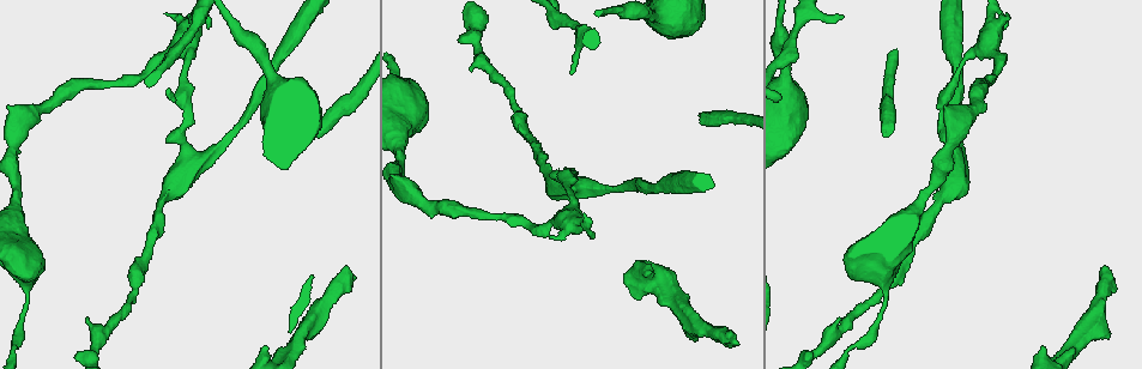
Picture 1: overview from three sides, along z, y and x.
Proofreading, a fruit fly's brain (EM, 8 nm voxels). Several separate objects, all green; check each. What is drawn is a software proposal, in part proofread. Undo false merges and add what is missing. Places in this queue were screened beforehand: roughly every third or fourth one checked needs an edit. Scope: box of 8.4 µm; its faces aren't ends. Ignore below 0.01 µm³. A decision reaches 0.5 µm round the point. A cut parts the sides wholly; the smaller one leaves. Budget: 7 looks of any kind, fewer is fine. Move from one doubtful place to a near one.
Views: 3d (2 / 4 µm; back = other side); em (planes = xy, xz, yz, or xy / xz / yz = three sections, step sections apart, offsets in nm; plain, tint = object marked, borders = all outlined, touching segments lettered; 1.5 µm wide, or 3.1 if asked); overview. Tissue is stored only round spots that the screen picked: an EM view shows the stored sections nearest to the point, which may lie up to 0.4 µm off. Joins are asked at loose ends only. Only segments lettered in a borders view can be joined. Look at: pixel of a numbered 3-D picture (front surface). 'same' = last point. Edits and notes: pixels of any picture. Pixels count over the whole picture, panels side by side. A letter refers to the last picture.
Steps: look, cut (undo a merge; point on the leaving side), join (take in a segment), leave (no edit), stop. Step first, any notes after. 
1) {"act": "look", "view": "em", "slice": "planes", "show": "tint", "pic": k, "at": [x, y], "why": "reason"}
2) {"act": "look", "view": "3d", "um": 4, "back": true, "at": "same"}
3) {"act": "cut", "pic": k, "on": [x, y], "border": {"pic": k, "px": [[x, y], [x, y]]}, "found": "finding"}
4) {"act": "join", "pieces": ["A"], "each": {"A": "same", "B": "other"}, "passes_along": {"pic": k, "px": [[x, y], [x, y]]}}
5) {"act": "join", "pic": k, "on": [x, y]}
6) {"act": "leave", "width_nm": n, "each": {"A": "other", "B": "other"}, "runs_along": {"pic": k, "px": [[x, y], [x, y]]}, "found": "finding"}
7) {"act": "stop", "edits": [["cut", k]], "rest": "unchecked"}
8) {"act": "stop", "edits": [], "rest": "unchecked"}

{"act": "look", "view": "3d", "um": 2, "pic": 1, "at": [943, 128], "why": "narrows sharply"}

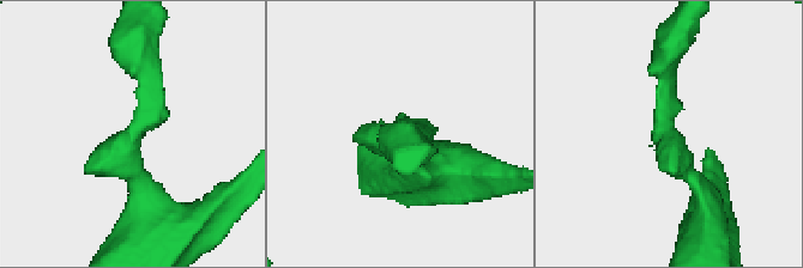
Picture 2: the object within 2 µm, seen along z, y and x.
{"act": "look", "view": "em", "slice": "planes", "show": "borders", "pic": 2, "at": [136, 128], "why": "need the tissue"}

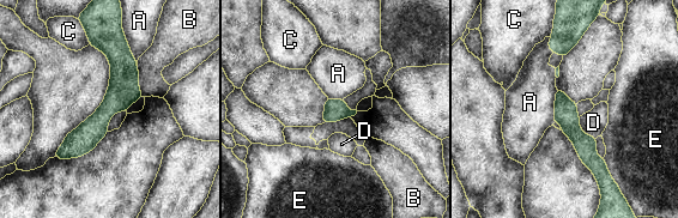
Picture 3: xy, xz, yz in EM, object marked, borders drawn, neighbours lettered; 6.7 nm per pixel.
{"act": "leave", "width_nm": 140, "each": {"A": "other", "B": "other", "C": "other", "D": "other", "E": "other"}, "border": {"pic": 3, "px": [[121, 29], [135, 60], [137, 68]]}, "found": "continuous, no second neuron"}

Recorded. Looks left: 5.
{"act": "look", "view": "em", "slice": "xz", "step": 8, "show": "borders", "pic": 1, "at": [887, 134], "why": "free end"}

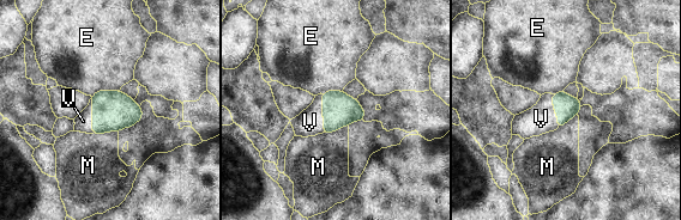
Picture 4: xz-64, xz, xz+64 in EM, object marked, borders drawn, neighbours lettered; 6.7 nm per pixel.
{"act": "join", "pieces": ["V"], "each": {"E": "other", "M": "other", "V": "same"}, "passes_along": {"pic": 4, "px": [[338, 109], [323, 114], [309, 122]]}, "found": "it goes on there"}

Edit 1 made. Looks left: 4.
{"act": "look", "view": "overview"}

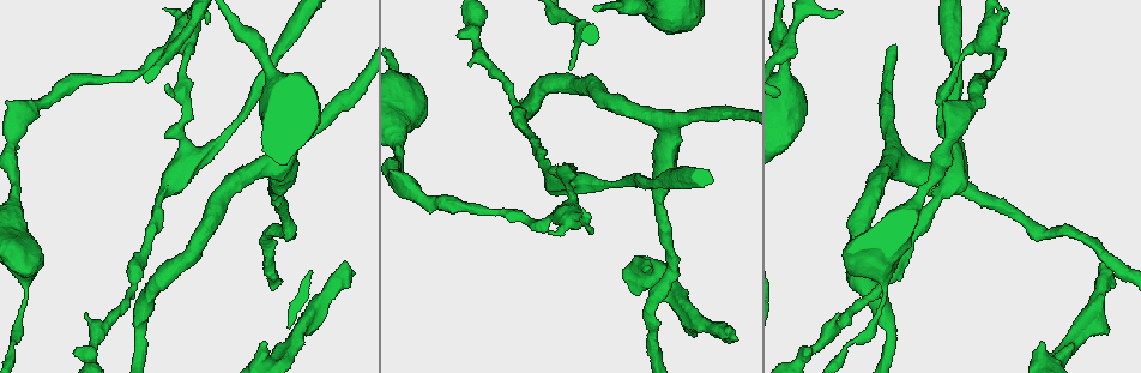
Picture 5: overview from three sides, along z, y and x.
{"act": "look", "view": "em", "slice": "planes", "show": "borders", "pic": 5, "at": [344, 262], "why": "free end"}

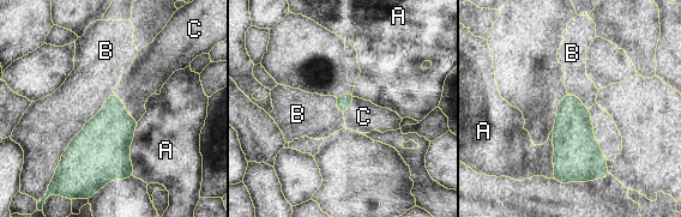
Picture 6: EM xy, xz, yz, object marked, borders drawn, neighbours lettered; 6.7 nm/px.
{"act": "join", "pieces": ["C"], "each": {"A": "other", "B": "other", "C": "same"}, "passes_along": {"pic": 6, "px": [[106, 139], [125, 108], [145, 77]]}, "found": "it goes on there"}

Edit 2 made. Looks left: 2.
{"act": "stop", "edits": [["join", 4], ["join", 6]], "rest": "unchecked"}

